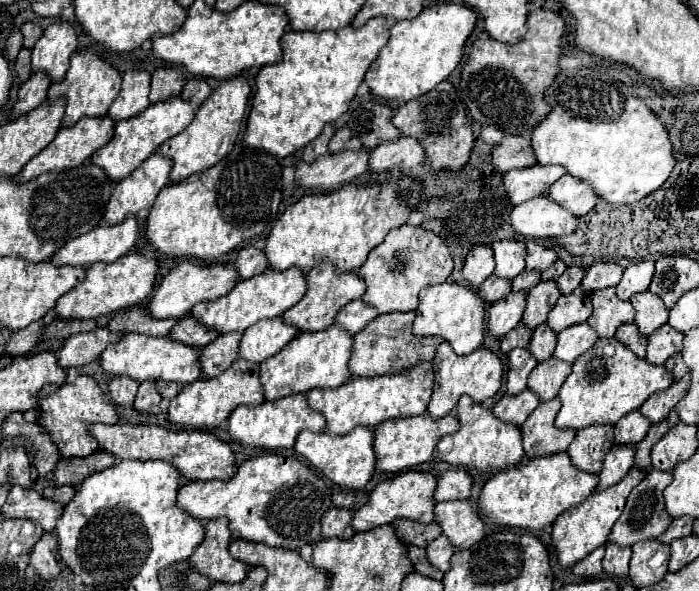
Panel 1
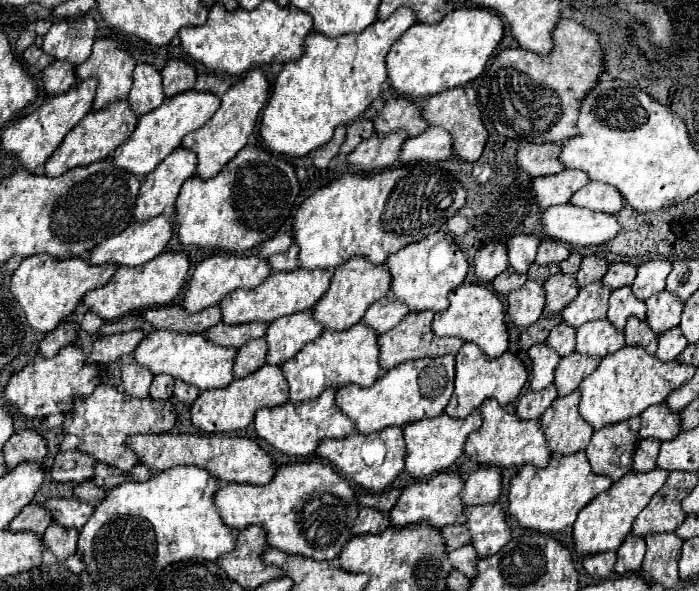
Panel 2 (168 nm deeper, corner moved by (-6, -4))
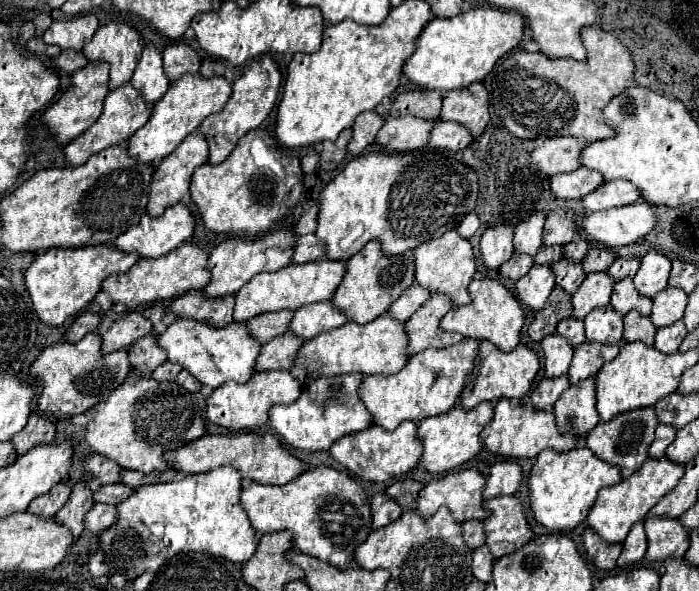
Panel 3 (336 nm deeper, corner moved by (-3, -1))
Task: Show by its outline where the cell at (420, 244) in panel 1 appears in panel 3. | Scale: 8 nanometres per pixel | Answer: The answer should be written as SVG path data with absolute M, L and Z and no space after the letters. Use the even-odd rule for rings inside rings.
M447 231L439 239L431 239L423 243L421 247L411 251L413 265L415 265L415 283L433 291L433 293L443 293L453 299L453 305L465 305L469 303L469 293L467 285L475 273L475 257L469 241L459 237L455 231Z

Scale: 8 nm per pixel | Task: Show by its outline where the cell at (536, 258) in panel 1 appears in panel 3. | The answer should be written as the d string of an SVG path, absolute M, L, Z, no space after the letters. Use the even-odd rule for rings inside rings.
M551 211L545 219L543 229L543 245L565 247L569 241L573 241L573 235L577 231L575 225L575 213L573 211Z

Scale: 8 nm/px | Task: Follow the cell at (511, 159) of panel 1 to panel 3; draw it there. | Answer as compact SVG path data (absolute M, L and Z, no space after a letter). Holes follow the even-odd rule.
M575 137L545 139L539 147L533 149L531 163L545 175L571 173L581 167L579 151L583 149L583 145L585 141L575 139Z

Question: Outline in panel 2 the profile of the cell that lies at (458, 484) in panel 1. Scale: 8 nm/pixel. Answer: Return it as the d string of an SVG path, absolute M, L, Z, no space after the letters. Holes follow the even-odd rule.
M480 468L470 474L464 482L462 498L464 504L488 504L496 502L502 494L502 470L500 468Z

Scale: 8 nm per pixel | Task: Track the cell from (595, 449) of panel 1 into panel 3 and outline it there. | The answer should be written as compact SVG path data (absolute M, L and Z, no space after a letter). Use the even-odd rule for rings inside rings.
M643 407L643 409L633 409L627 413L621 413L617 417L613 417L611 421L599 423L585 439L587 447L605 463L609 465L617 465L621 469L623 477L629 477L633 471L637 471L643 461L647 459L647 449L653 441L653 433L655 427L659 425L657 417L655 417L655 409L653 407Z

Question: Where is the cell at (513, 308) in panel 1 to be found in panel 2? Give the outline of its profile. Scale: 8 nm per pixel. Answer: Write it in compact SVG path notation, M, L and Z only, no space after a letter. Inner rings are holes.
M528 280L522 288L508 294L506 300L508 300L508 314L512 322L520 330L524 330L542 316L546 304L546 290L542 282Z

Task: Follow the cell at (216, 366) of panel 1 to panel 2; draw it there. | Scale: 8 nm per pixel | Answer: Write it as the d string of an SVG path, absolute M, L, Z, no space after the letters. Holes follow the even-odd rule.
M258 338L256 342L248 342L248 346L238 348L236 378L244 378L262 368L266 364L266 354L268 354L268 344L264 338Z

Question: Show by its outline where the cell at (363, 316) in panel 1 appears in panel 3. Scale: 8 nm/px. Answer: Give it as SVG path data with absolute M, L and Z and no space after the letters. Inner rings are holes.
M411 285L409 289L405 289L403 293L401 293L401 297L395 301L395 303L391 303L391 307L389 307L389 315L393 315L393 319L397 319L397 321L405 321L405 319L409 319L427 299L431 297L431 293L427 291L427 289L423 289L423 287L419 287L419 285Z

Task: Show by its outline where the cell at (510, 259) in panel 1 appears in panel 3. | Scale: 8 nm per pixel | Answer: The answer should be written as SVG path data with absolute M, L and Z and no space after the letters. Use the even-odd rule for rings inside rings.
M531 215L525 223L515 227L513 247L517 255L535 255L541 249L541 231L543 231L545 215Z

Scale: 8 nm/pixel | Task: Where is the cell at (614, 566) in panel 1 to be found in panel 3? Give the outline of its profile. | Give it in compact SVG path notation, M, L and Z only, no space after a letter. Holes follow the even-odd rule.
M635 523L623 543L623 551L617 559L619 567L629 567L639 563L645 557L645 549L647 549L647 539L645 539L645 531L643 531L643 523Z

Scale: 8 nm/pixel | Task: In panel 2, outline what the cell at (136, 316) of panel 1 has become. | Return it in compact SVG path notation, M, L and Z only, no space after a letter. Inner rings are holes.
M158 306L144 312L144 320L150 322L156 330L178 330L178 332L206 332L208 328L222 322L220 306L210 306L198 314L188 314L182 306Z

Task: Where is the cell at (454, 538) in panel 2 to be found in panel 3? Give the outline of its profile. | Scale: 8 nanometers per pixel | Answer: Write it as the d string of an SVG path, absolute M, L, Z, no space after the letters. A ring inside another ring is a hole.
M465 521L463 523L463 539L467 547L475 549L485 543L485 533L483 533L483 523L481 521Z

